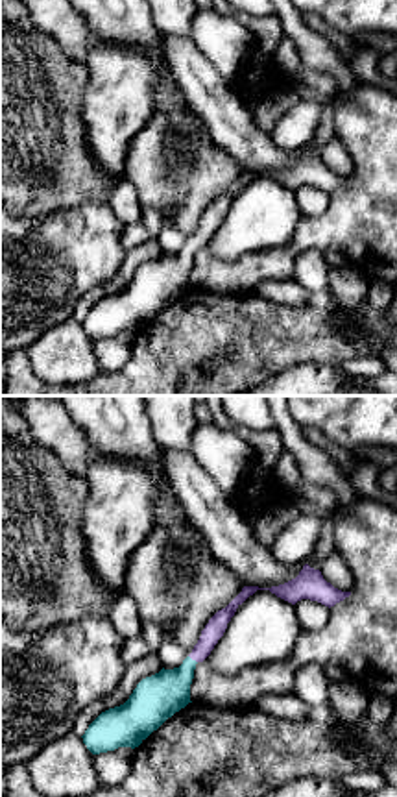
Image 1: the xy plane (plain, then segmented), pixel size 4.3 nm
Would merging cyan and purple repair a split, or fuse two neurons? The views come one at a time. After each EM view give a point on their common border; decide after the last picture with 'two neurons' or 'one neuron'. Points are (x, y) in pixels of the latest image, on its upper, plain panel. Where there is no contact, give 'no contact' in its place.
contact (191, 245)

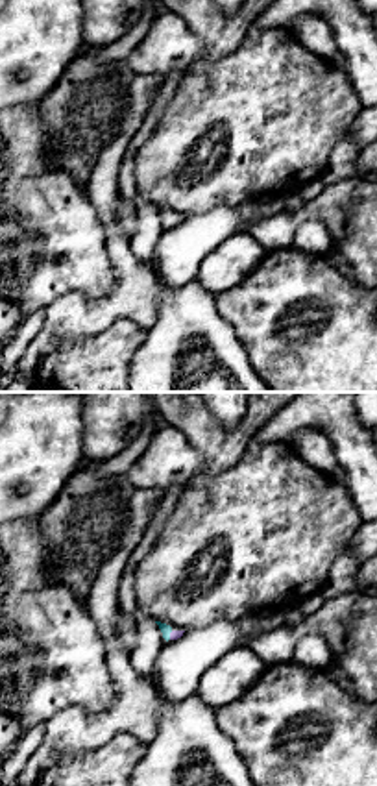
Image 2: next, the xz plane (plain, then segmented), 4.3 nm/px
contact (169, 221)

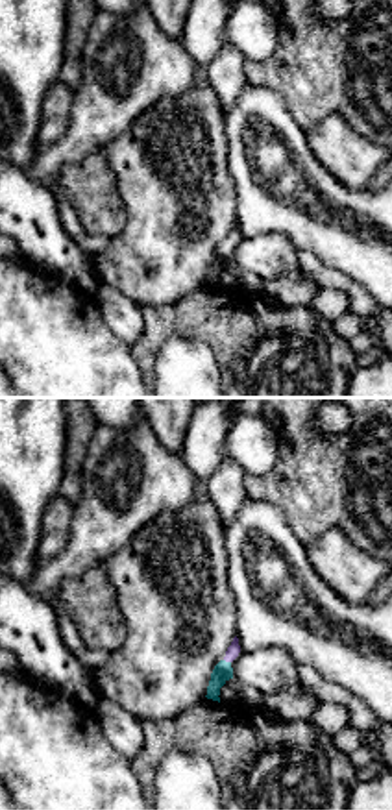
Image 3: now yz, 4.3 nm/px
contact (228, 248)

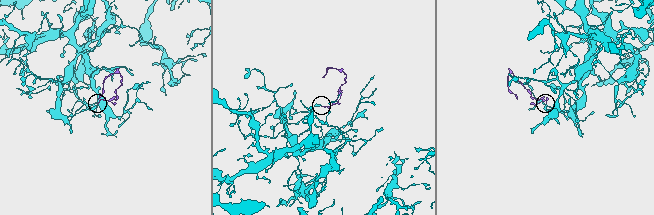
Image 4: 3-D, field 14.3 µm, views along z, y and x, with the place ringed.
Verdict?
one neuron

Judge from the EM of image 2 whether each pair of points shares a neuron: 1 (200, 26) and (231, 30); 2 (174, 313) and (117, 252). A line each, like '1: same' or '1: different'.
1: same
2: different

